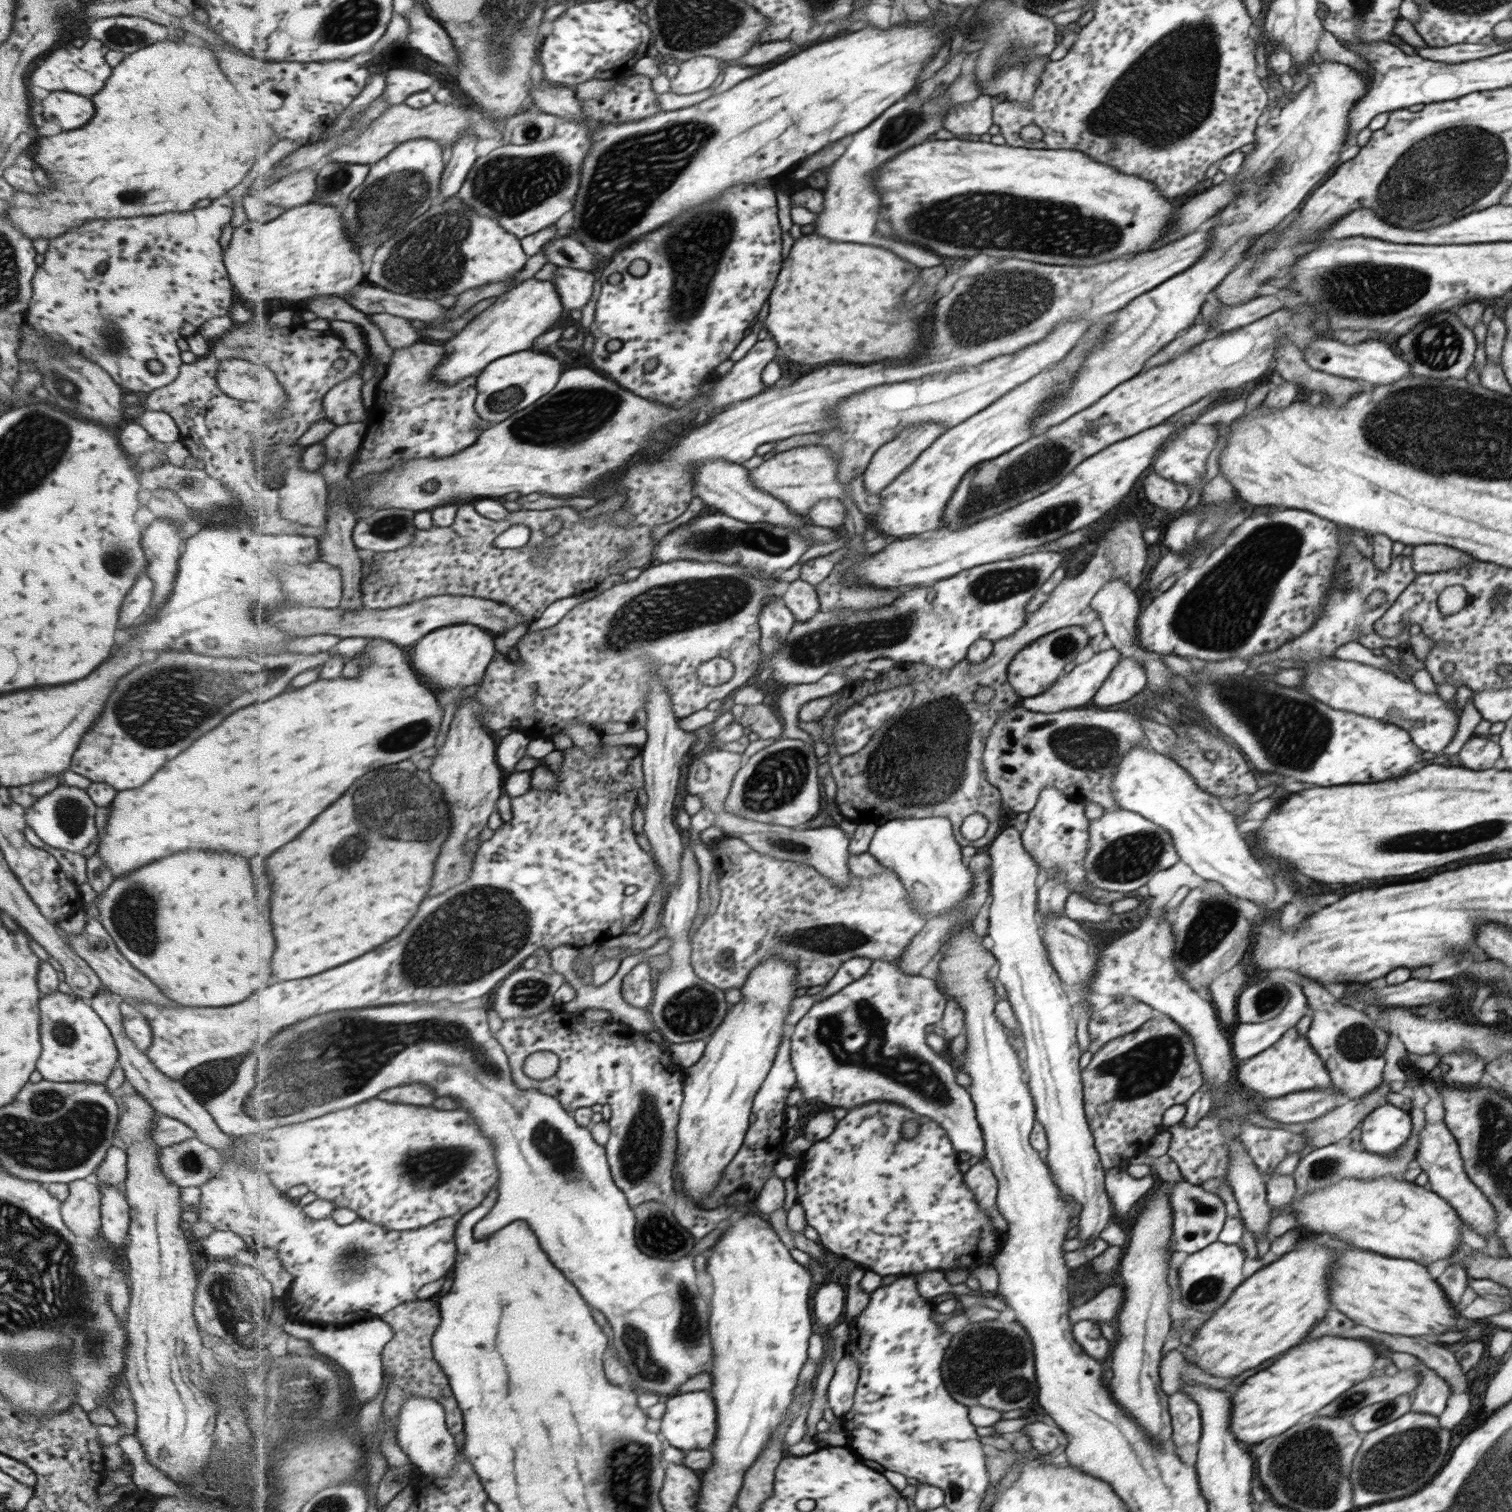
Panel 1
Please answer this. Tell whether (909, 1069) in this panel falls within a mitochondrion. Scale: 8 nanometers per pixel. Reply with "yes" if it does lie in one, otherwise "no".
yes

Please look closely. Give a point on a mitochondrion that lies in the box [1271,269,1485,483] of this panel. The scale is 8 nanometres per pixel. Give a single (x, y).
(1446, 344)

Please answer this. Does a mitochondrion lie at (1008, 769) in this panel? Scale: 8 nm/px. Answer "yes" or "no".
no

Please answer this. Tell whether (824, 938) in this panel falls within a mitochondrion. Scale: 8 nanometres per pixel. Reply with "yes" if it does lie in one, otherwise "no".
yes

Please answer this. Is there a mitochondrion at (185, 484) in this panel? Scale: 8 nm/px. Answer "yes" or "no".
yes

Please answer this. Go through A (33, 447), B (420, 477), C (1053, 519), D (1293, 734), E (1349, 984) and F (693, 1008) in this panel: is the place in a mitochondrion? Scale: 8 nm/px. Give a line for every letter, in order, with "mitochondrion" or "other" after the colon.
A: mitochondrion
B: other
C: mitochondrion
D: mitochondrion
E: other
F: mitochondrion

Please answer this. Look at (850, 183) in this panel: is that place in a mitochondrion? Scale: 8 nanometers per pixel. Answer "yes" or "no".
no

